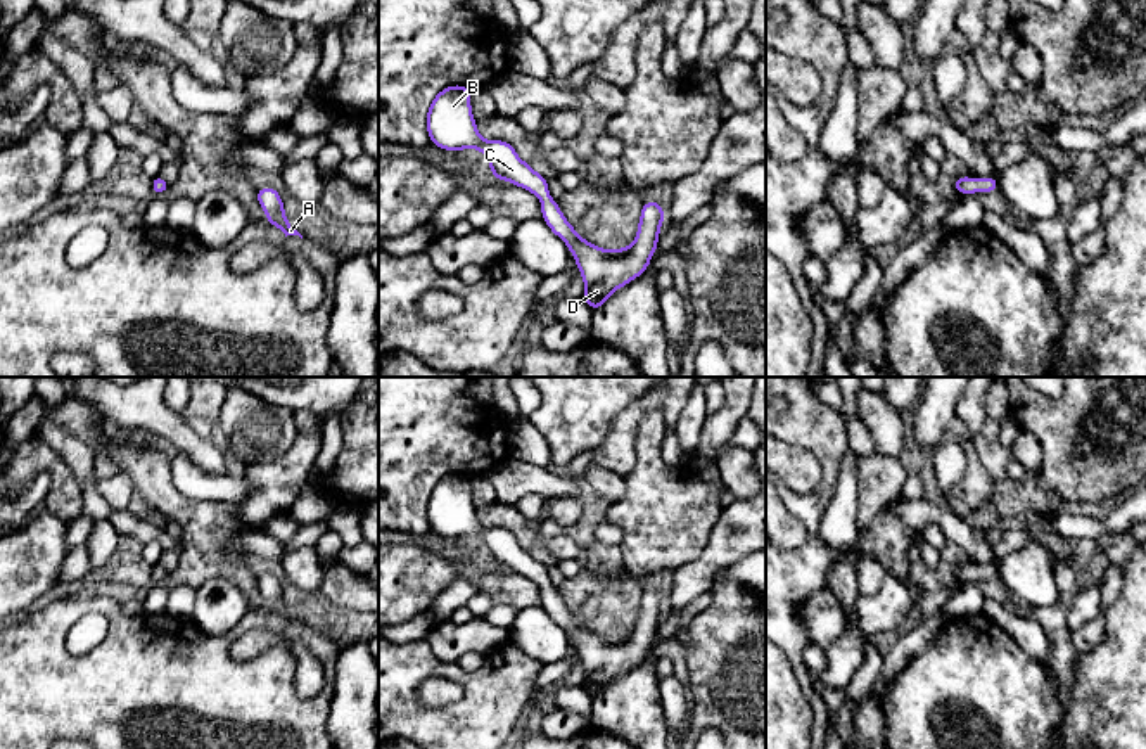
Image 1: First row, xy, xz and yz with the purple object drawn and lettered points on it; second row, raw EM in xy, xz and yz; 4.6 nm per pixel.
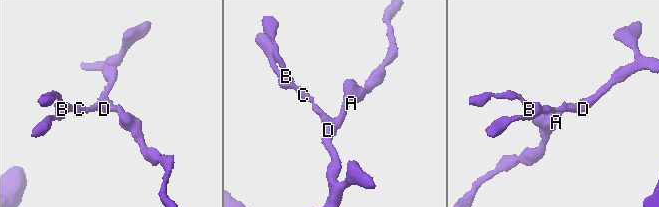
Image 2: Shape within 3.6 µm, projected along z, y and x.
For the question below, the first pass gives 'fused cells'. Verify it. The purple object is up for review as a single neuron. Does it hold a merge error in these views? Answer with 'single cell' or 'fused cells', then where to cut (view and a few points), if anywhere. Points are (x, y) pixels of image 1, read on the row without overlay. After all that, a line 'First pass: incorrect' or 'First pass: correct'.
single cell; no cut
First pass: incorrect

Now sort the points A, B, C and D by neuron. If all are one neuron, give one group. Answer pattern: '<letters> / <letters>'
A B C D

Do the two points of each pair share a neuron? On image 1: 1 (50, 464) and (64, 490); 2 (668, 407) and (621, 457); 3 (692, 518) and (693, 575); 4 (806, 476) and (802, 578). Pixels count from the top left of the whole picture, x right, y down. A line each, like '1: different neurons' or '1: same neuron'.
1: same neuron
2: same neuron
3: different neurons
4: different neurons

